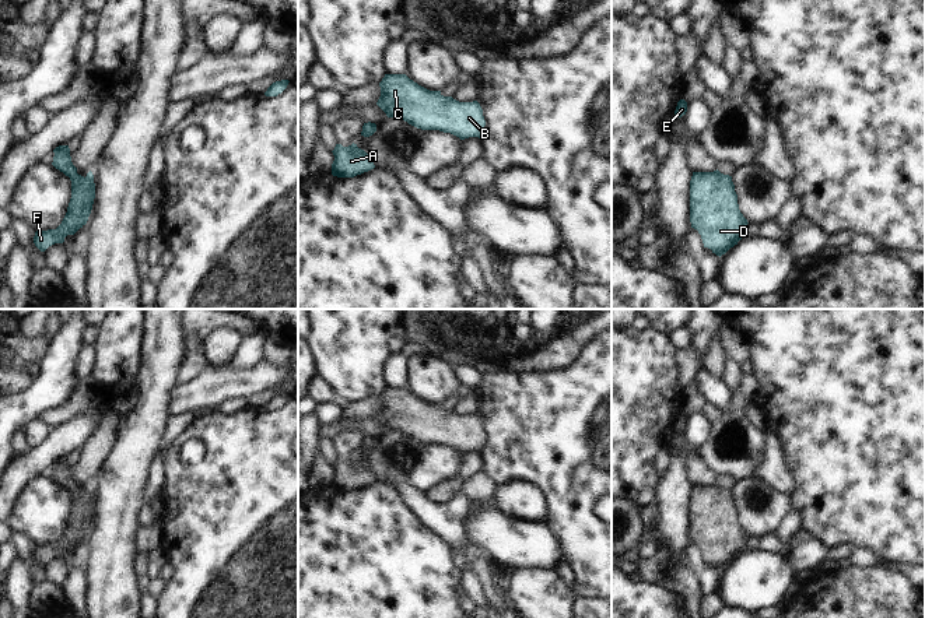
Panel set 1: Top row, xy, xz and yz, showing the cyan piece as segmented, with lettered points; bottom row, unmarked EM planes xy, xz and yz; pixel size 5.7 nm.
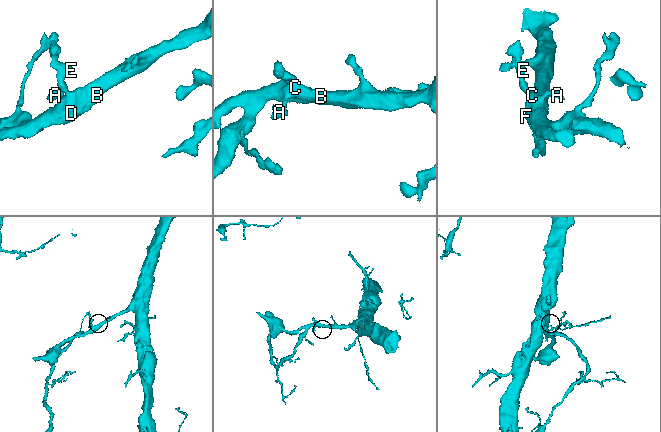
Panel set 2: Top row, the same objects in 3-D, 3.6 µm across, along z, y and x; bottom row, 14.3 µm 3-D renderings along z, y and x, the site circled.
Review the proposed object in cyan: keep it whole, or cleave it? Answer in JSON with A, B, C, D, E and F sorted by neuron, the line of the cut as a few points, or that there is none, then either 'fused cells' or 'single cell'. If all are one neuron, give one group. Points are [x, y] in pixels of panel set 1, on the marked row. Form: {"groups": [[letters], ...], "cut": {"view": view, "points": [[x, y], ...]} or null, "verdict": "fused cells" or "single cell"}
{"groups": [["A", "B", "C", "D", "E", "F"]], "cut": null, "verdict": "single cell"}

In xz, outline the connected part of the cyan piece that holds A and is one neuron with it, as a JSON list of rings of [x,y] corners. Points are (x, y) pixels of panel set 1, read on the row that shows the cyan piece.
[[[354,143],[348,147],[336,144],[332,152],[334,155],[334,161],[332,164],[333,176],[354,178],[375,168],[368,154]]]

